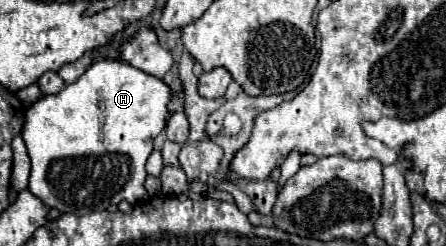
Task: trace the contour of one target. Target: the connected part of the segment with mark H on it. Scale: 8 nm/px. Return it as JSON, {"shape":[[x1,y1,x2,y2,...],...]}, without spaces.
{"shape":[[97,61,57,95,47,95,35,101,25,113,25,125,21,131,31,159,29,191,47,207,61,213,73,211,75,215,105,211,109,205,119,205,123,199,131,205,143,203,147,199,143,189,147,177,145,163,153,151,153,139,165,129,171,115,167,109,169,97,171,91,161,79,123,61]]}

